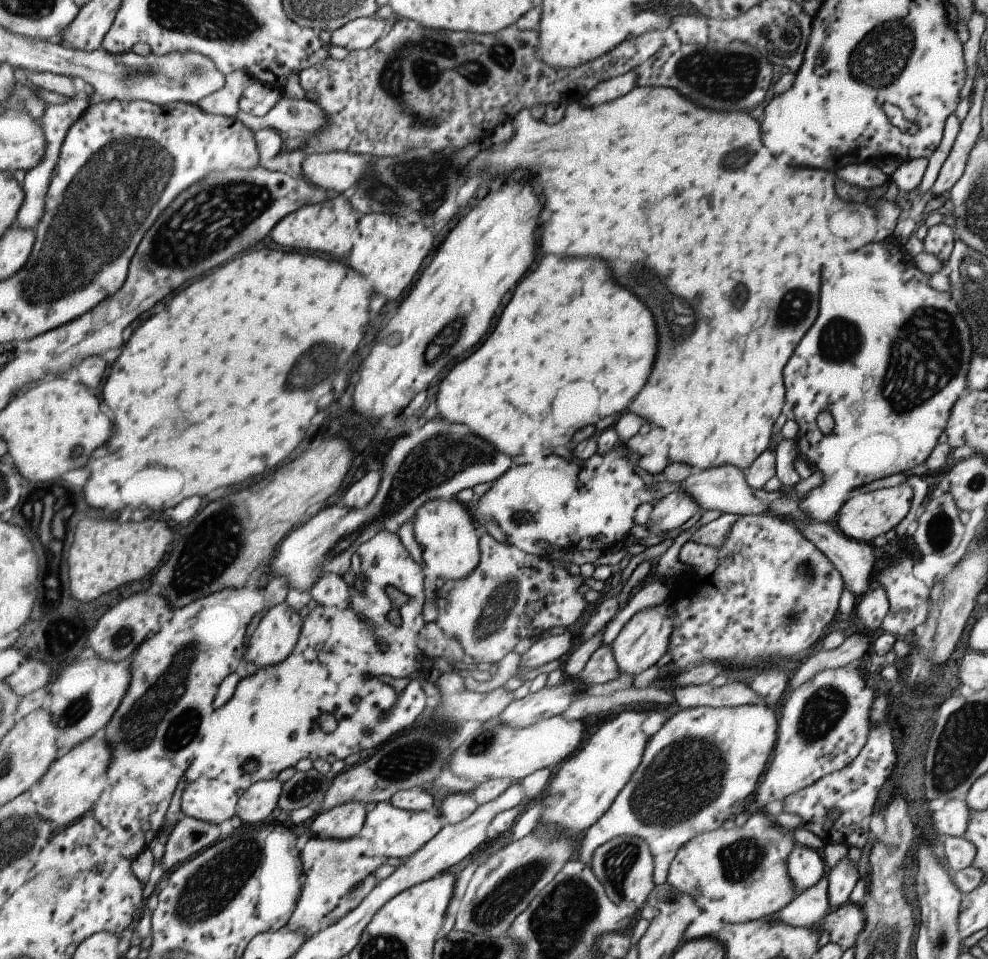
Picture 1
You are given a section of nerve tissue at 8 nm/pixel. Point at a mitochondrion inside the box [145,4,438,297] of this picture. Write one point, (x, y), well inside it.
(399, 48)

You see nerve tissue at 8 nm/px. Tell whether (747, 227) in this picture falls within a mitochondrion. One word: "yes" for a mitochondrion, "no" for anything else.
no

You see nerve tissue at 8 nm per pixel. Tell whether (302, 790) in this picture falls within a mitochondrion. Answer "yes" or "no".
yes

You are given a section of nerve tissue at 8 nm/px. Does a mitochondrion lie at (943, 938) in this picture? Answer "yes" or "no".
yes

